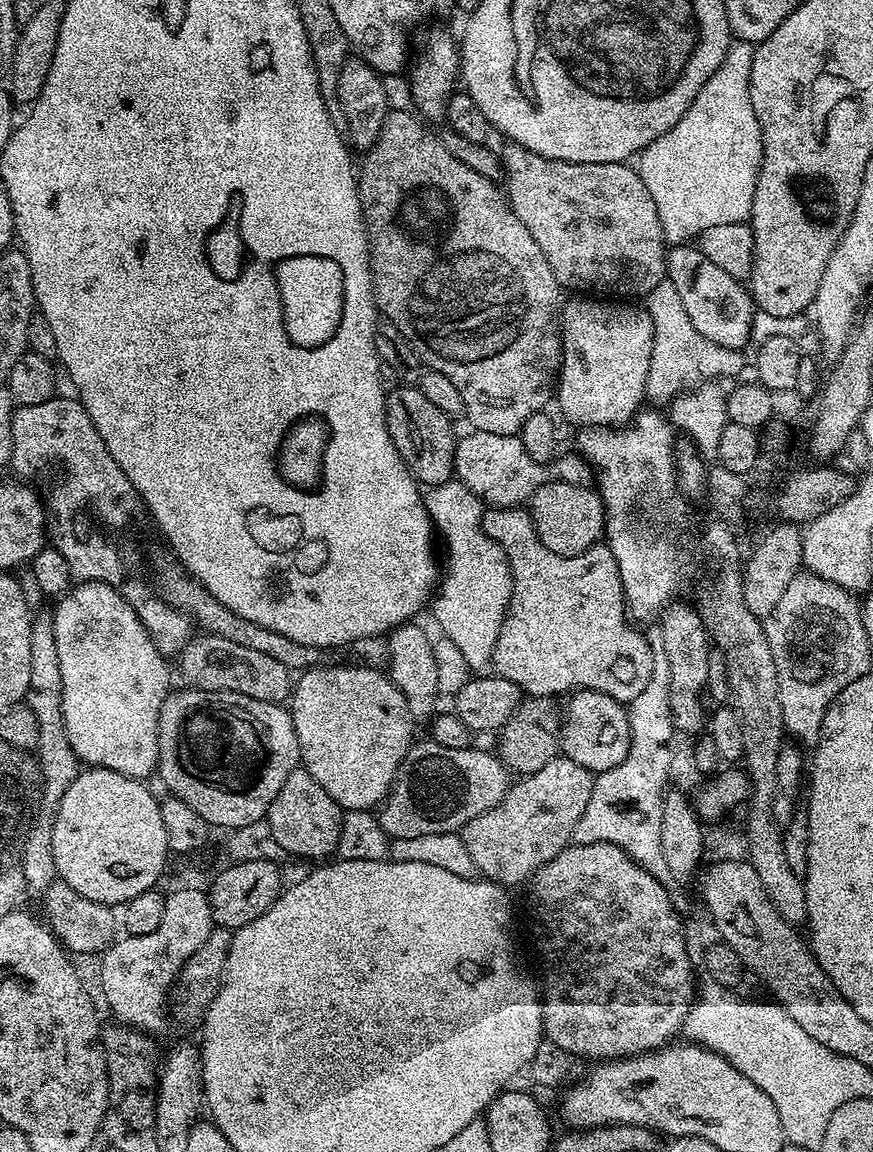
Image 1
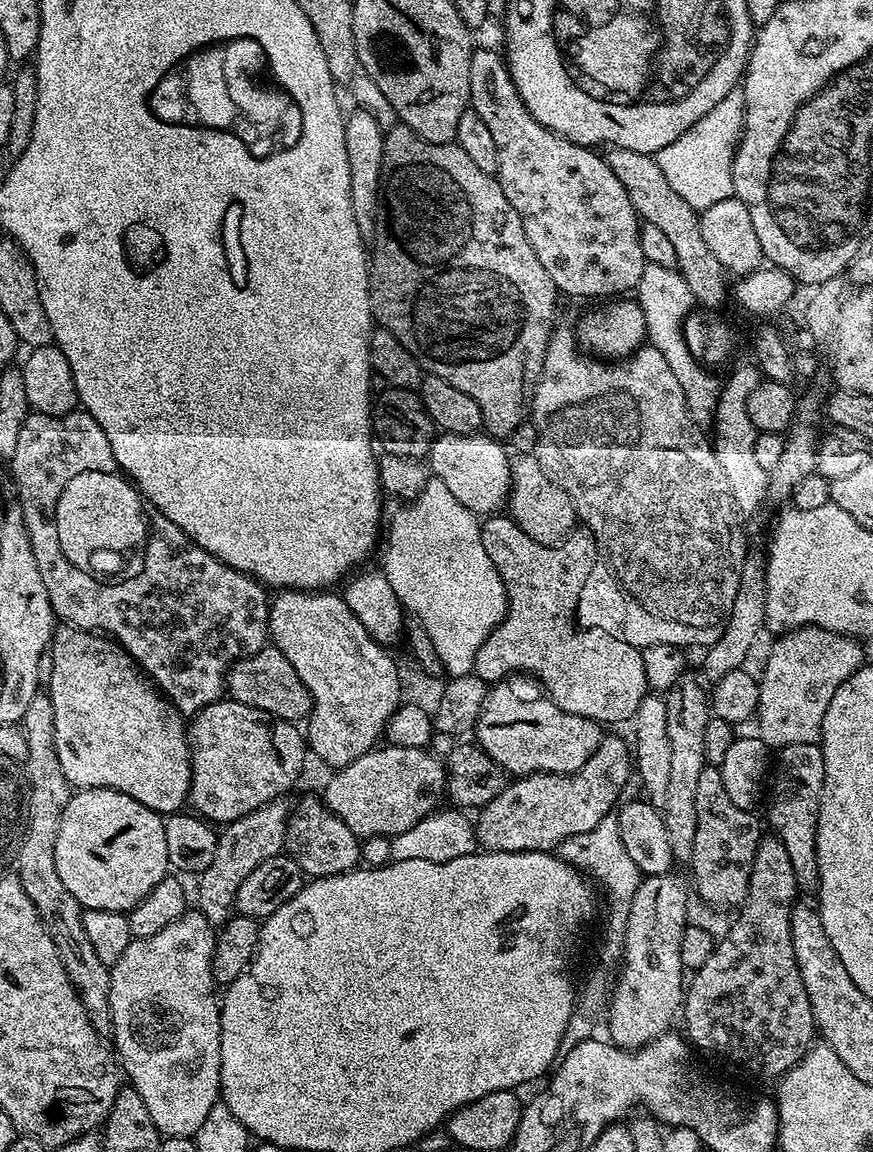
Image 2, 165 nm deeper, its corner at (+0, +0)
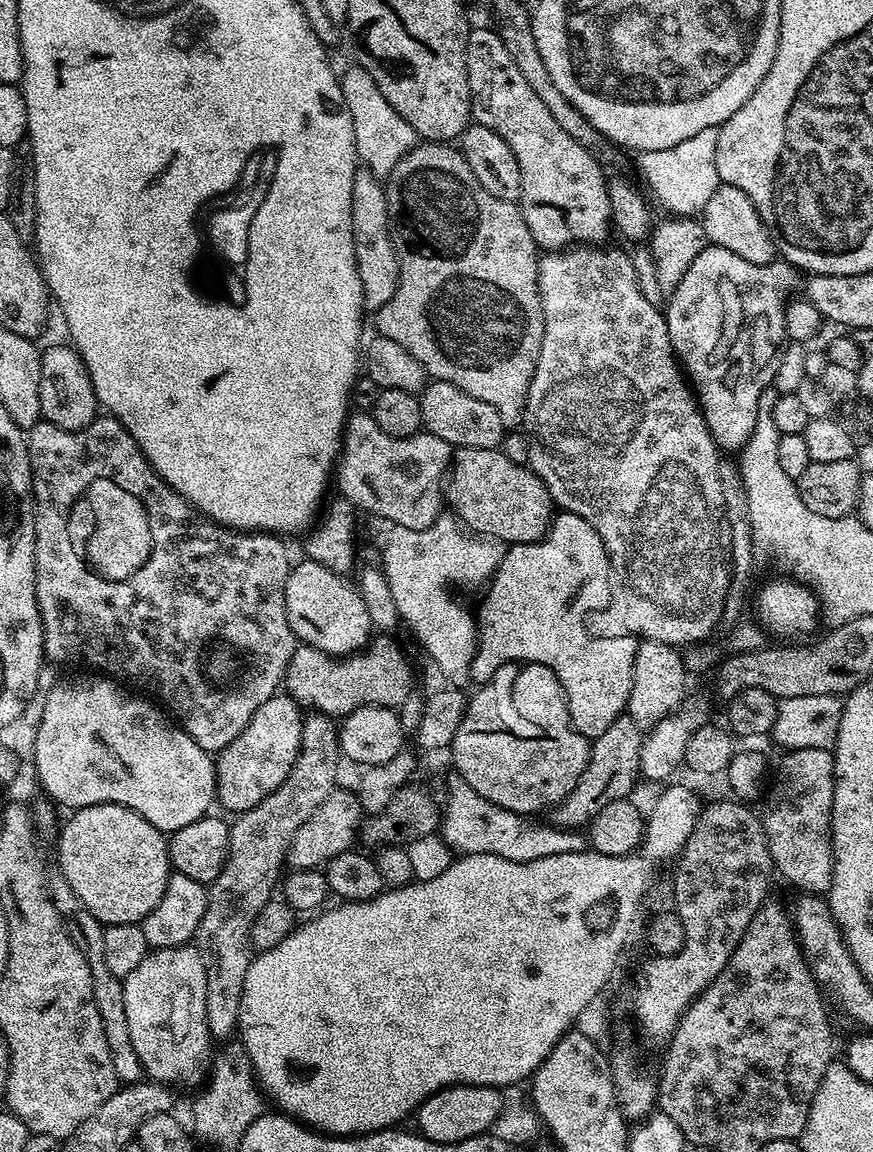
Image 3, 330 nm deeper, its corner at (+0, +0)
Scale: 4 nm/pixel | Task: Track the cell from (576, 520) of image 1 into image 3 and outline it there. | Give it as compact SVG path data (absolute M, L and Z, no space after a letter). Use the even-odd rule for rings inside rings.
M462 448L453 455L446 472L446 504L469 532L505 546L541 540L554 515L552 495L539 474L528 464L510 462L500 448Z

